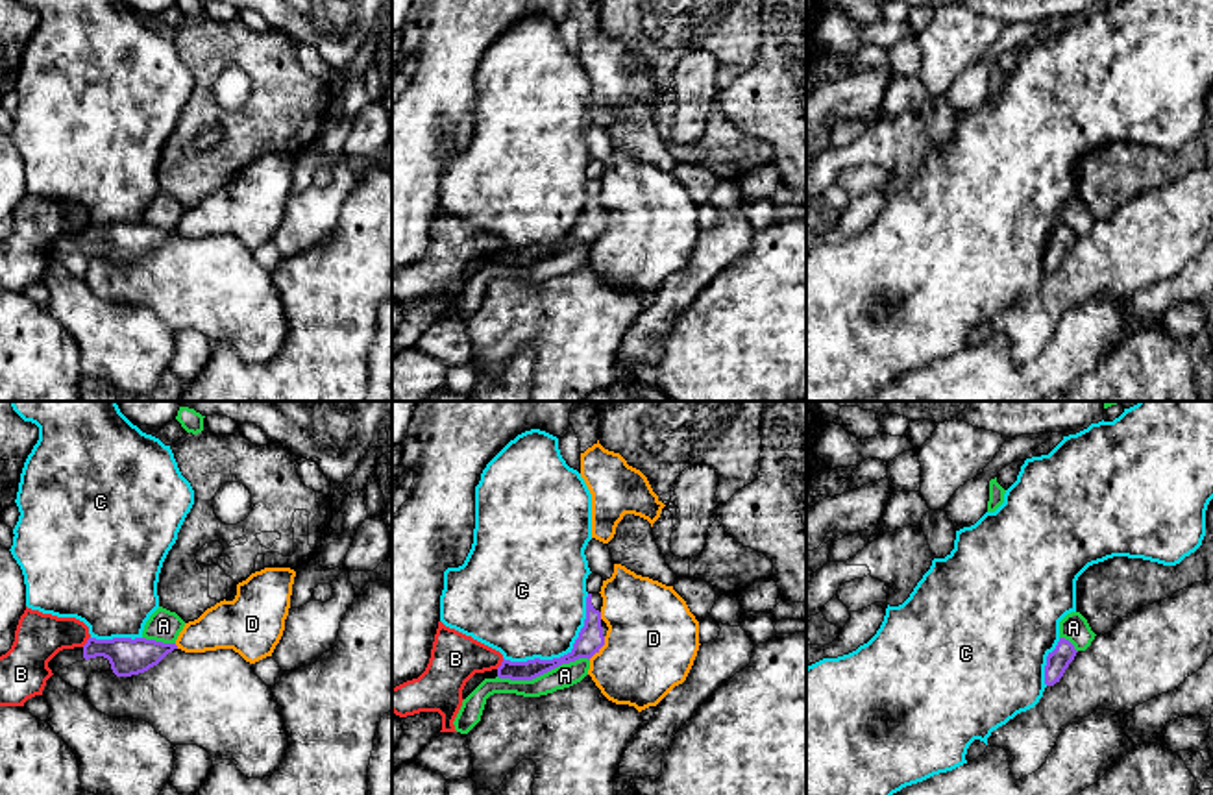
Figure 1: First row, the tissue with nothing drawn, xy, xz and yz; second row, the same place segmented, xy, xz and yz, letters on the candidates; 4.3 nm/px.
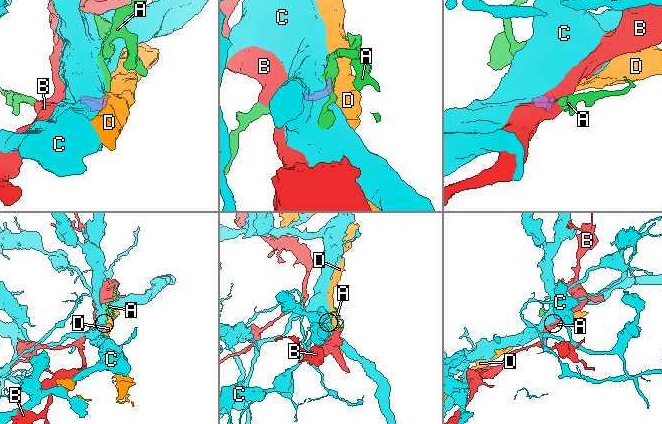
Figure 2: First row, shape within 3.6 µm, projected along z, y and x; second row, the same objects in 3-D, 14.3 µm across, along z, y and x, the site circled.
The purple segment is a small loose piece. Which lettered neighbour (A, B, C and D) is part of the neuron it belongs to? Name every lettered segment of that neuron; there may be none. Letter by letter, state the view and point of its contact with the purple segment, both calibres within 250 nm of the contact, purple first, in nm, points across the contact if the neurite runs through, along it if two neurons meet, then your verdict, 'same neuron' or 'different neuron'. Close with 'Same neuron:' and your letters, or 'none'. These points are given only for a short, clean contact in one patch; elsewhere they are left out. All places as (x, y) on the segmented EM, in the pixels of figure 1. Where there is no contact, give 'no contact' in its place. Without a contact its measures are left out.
A: contact xz (542, 673); calibres 110 and 100 nm; border xz (588, 659), (563, 662), (531, 679), (498, 677); different neuron
B: contact xz (502, 664); calibres 90 and 220 nm; border xz (503, 659), (496, 668); different neuron
C: contact xz (564, 655); calibres 110 and 440 nm; border xz (588, 594), (583, 627), (566, 653), (551, 659), (503, 659); different neuron
D: contact xz (600, 648); calibres 110 and 400 nm; border xz (605, 636), (605, 642), (588, 659); different neuron
Same neuron: none

